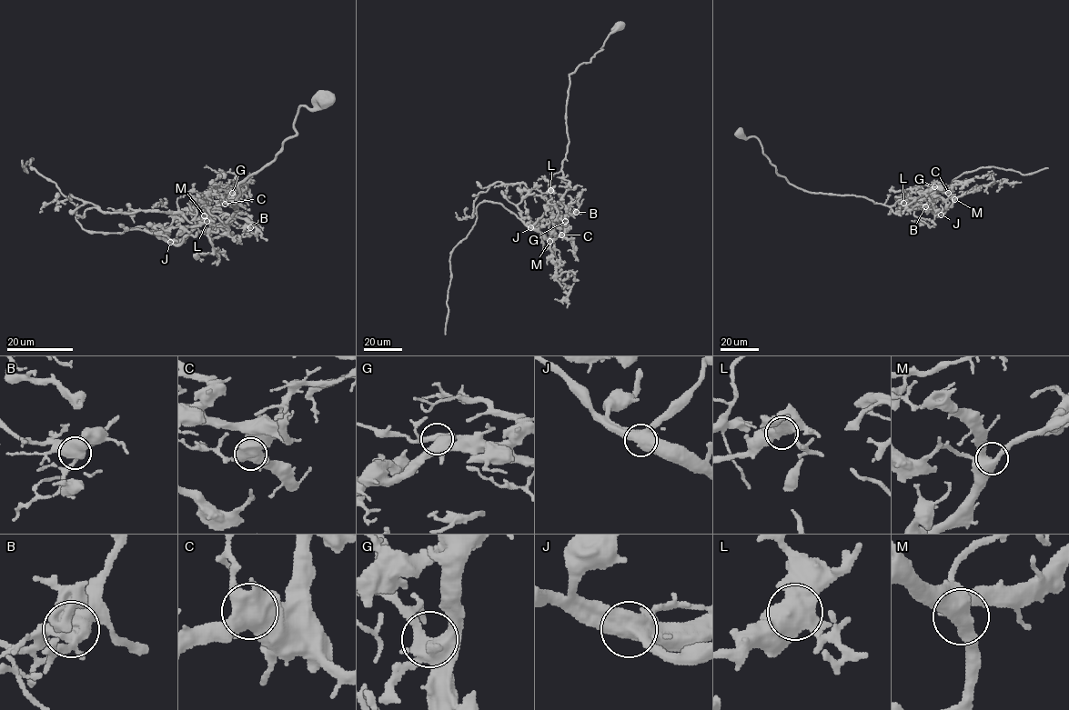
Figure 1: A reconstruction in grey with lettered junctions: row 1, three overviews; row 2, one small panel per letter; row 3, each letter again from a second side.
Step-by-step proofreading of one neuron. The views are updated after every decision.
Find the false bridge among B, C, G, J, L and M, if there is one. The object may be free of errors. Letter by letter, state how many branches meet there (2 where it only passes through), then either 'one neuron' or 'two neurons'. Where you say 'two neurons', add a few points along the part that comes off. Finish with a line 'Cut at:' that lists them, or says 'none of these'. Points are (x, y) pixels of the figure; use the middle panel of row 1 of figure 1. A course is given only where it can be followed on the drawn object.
B: branches 4; one neuron
C: branches 4; one neuron
G: branches 4; one neuron
J: branches 4; two neurons; course (530, 227), (500, 204), (482, 201), (478, 205), (475, 224), (451, 254), (445, 334)
L: branches 4; one neuron
M: branches 4; one neuron
Cut at: J

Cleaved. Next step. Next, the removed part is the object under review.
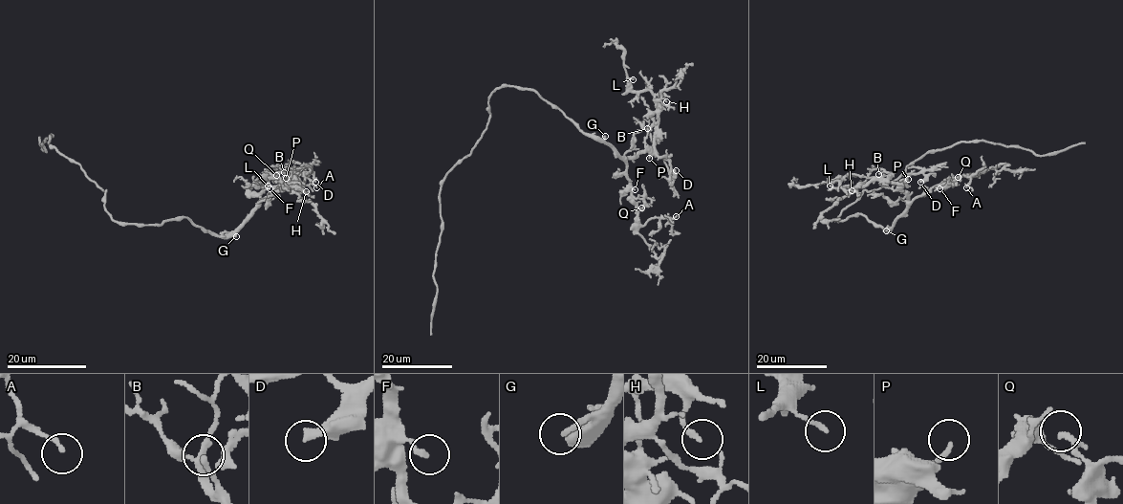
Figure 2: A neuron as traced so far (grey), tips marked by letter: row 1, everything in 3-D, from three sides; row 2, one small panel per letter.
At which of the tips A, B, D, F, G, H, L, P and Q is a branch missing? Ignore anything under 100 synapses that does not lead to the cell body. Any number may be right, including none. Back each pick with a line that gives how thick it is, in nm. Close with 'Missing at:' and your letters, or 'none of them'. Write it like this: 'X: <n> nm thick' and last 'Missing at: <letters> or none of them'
G: 220 nm thick
Missing at: G

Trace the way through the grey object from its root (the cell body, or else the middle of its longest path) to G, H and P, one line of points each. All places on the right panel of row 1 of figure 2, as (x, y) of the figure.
G: (838, 220), (862, 213), (884, 230), (890, 230), (886, 230)
H: (838, 220), (862, 213), (888, 230), (907, 207), (906, 194), (896, 183), (870, 180), (845, 187), (852, 190)
P: (838, 220), (862, 213), (888, 230), (907, 207), (907, 197), (901, 187), (908, 179)

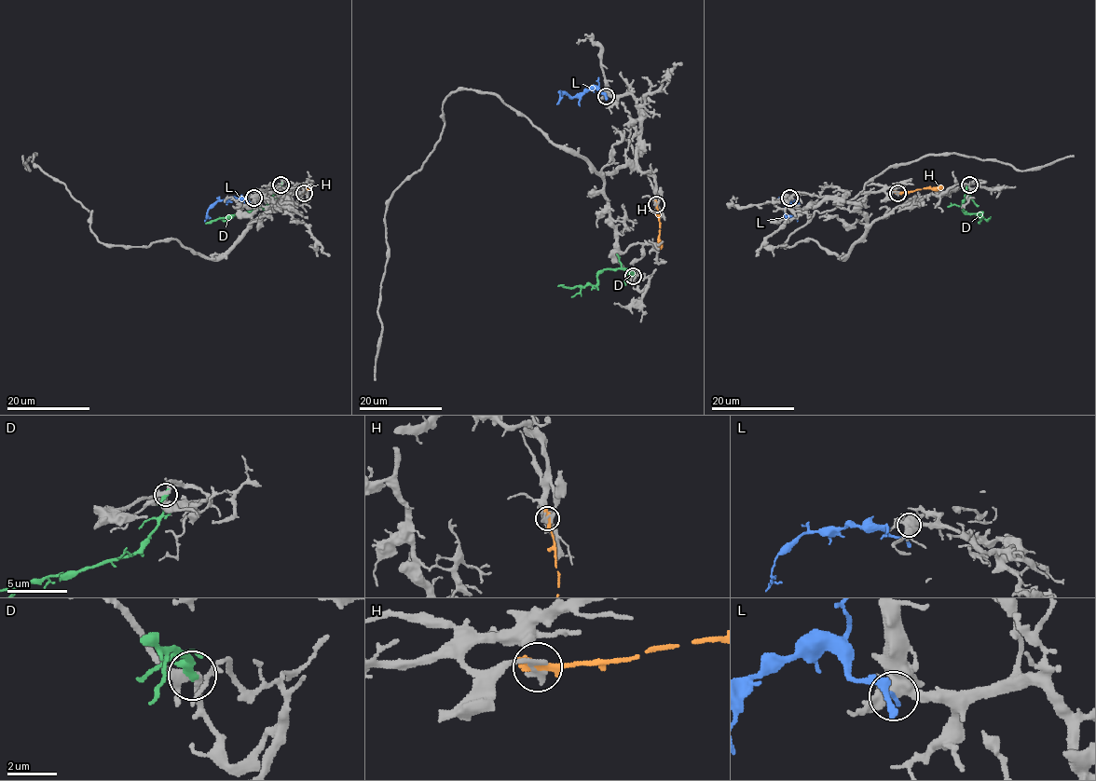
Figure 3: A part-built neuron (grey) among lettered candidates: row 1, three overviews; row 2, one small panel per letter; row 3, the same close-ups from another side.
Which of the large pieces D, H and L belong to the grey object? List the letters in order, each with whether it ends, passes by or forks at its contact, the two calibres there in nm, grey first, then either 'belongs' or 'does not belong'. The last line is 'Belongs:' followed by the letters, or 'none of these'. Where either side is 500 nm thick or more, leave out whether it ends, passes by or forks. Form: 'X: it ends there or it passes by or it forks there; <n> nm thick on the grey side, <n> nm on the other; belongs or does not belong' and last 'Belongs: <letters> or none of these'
D: it ends there; 320 nm thick on the grey side, 380 nm on the other; does not belong
H: it ends there; 240 nm thick on the grey side, 400 nm on the other; does not belong
L: it ends there; 420 nm thick on the grey side, 160 nm on the other; does not belong
Belongs: none of these

